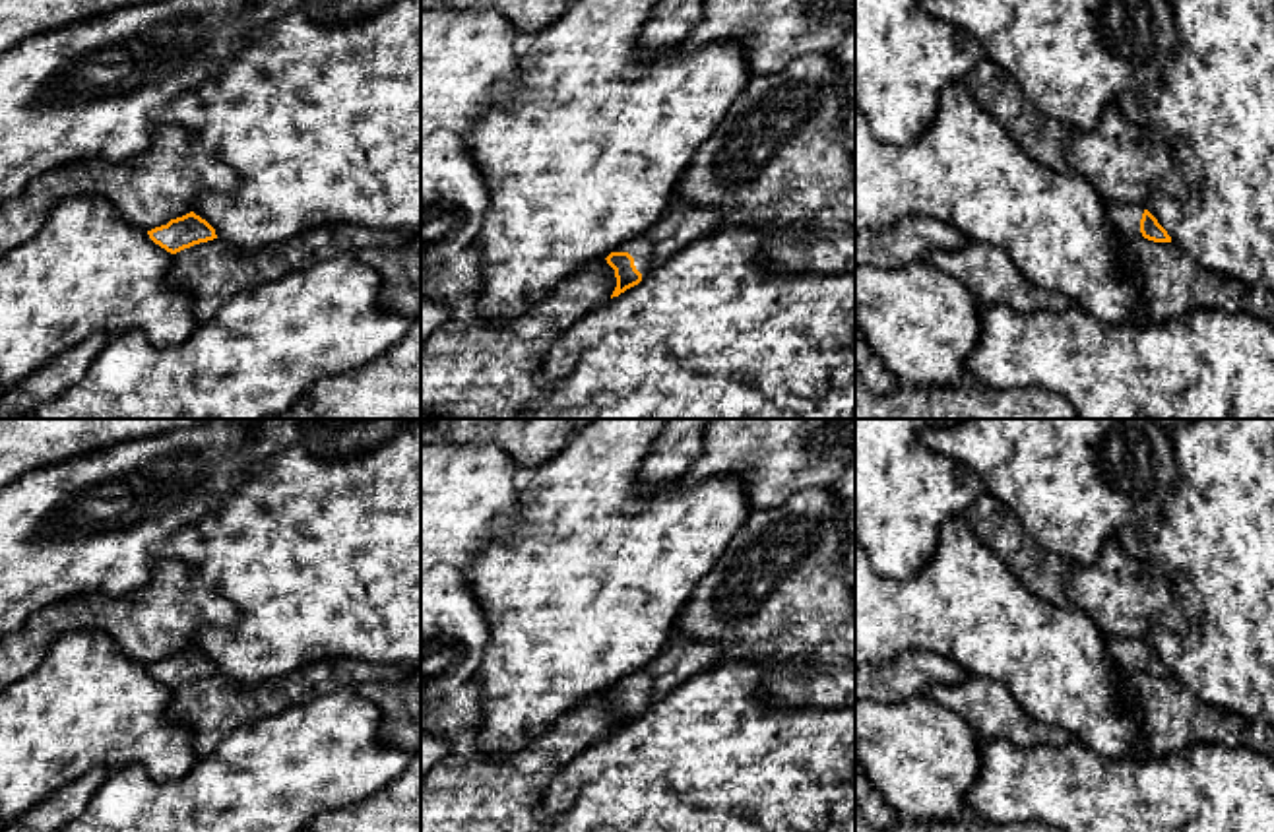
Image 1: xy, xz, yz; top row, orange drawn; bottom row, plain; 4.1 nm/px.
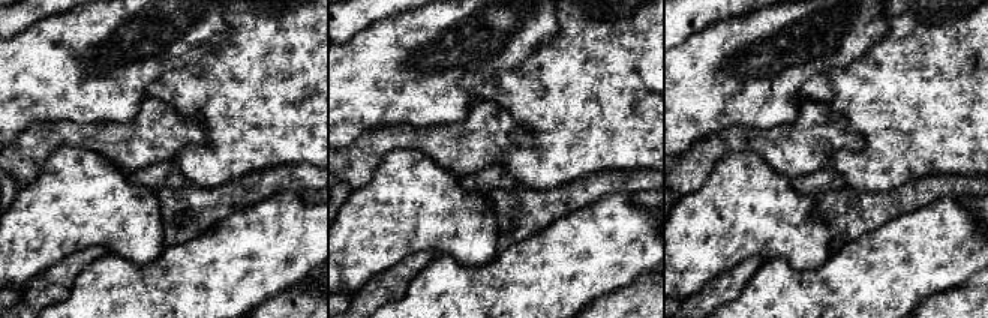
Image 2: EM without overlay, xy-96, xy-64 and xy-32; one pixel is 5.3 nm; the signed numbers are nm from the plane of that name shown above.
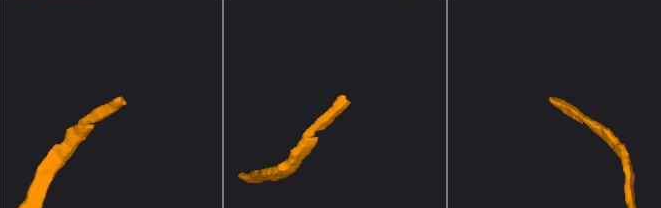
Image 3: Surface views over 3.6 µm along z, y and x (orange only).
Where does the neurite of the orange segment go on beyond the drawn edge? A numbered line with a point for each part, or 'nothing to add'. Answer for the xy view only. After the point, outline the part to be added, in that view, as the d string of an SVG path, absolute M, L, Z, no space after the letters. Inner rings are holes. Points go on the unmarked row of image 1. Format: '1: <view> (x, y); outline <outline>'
nothing to add

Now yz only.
1: yz (1125, 652); outline M1103 636L1103 642L1111 659L1117 663L1119 669L1142 671L1140 654L1146 644L1144 640Z

